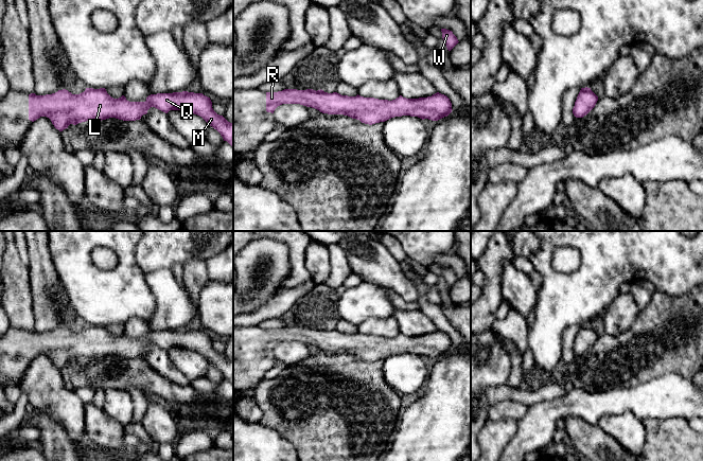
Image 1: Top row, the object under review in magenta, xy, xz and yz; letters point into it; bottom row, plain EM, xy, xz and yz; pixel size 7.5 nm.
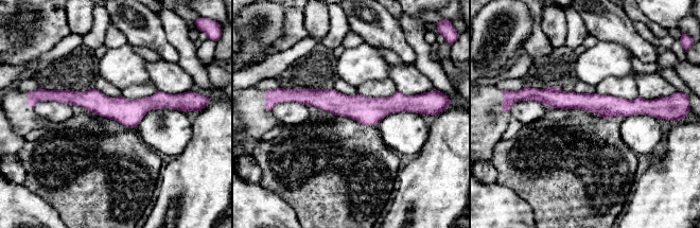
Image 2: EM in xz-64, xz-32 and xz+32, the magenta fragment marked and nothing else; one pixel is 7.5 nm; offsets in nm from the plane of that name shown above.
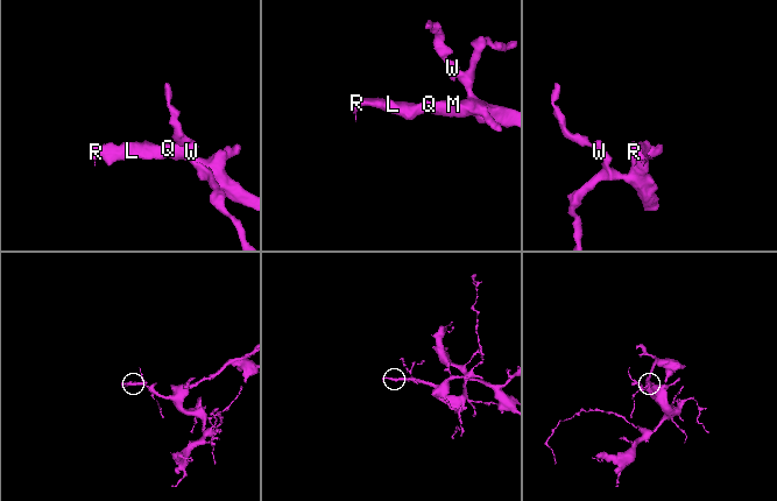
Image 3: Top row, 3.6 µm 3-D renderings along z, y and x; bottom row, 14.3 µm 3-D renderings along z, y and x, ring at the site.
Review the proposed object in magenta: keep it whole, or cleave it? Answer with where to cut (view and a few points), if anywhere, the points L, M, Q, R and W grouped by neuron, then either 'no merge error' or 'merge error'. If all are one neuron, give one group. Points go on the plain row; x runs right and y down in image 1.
no cut; L M Q R W; no merge error

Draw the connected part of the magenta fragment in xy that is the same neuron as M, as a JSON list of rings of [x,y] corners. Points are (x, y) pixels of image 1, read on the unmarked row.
[[[86,325],[80,332],[72,332],[66,326],[46,333],[29,332],[29,357],[34,359],[40,354],[47,354],[59,369],[68,366],[70,361],[76,362],[86,358],[109,355],[140,357],[151,344],[165,351],[170,348],[181,348],[197,352],[233,385],[233,360],[217,352],[212,345],[210,335],[203,331],[157,331],[148,333],[145,339],[129,339],[124,333],[113,336],[105,325]]]

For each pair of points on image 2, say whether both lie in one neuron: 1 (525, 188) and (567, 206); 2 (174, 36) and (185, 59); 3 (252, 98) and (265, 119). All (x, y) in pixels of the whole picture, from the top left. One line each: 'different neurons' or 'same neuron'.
1: same neuron
2: same neuron
3: same neuron

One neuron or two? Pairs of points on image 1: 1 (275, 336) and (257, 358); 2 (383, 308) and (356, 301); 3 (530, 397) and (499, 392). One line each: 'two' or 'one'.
1: one
2: one
3: one

